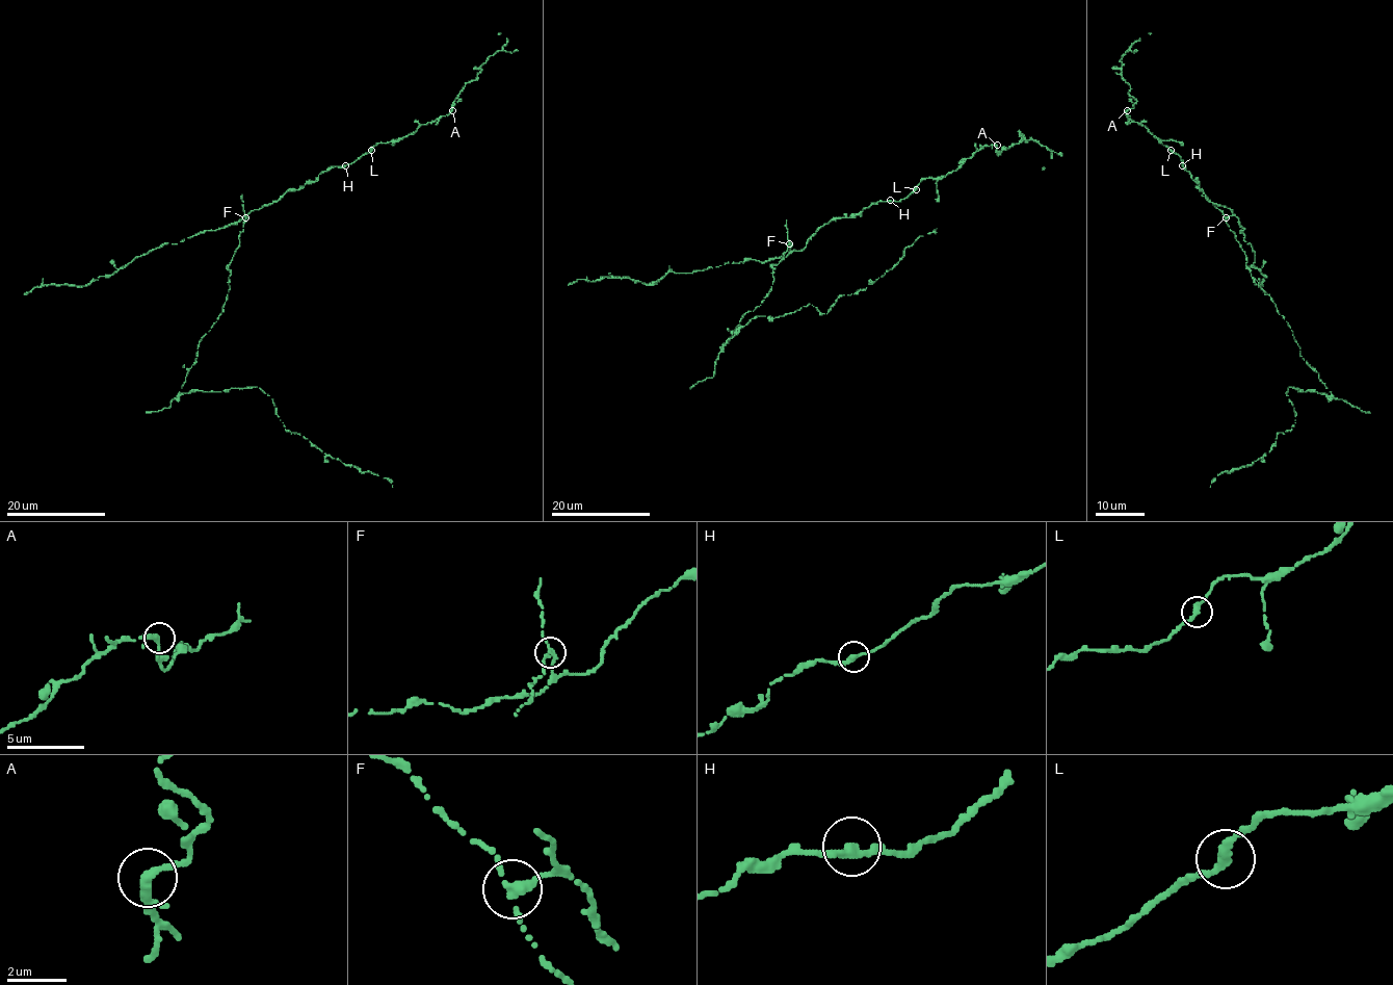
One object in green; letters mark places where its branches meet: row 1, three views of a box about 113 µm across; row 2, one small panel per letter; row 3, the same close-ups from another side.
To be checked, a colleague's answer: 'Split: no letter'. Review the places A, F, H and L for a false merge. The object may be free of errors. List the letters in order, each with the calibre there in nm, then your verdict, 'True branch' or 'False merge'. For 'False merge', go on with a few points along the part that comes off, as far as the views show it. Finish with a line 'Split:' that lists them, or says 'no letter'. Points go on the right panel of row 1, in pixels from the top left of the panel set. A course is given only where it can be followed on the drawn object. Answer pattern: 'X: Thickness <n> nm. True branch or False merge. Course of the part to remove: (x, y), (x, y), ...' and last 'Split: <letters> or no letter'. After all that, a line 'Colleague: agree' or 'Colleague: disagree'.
A: Thickness 240 nm. True branch
F: Thickness 240 nm. False merge. Course of the part to remove: (1225, 218), (1325, 387), (1288, 388), (1291, 429), (1210, 487)
H: Thickness 280 nm. True branch
L: Thickness 280 nm. True branch
Split: F
Colleague: disagree

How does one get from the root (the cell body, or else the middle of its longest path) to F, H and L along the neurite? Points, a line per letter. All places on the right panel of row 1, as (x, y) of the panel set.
F: (1252, 277), (1245, 265), (1247, 257), (1225, 218)
H: (1252, 277), (1245, 265), (1247, 257), (1226, 223), (1232, 209), (1210, 202), (1182, 165)
L: (1252, 277), (1245, 265), (1247, 257), (1226, 223), (1232, 209), (1210, 202), (1183, 166), (1181, 157), (1171, 150)

